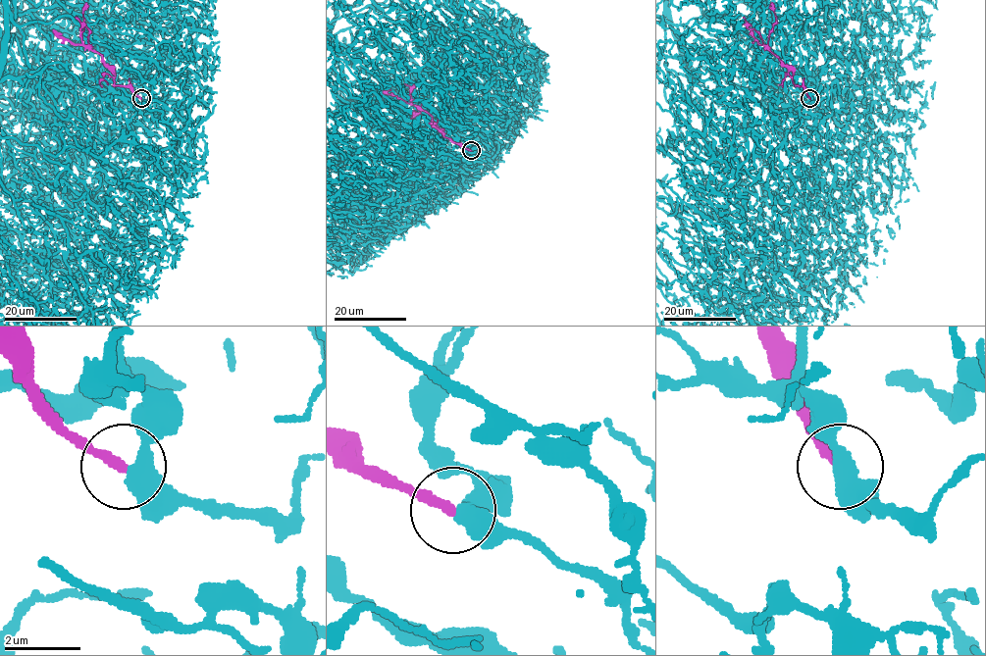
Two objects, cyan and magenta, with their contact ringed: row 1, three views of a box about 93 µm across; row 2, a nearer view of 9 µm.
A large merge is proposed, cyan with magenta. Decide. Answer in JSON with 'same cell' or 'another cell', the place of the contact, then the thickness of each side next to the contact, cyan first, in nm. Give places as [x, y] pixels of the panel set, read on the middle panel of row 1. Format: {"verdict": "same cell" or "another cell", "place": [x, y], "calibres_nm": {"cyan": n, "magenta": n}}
{"verdict": "another cell", "place": [471, 150], "calibres_nm": {"cyan": 400, "magenta": 260}}

